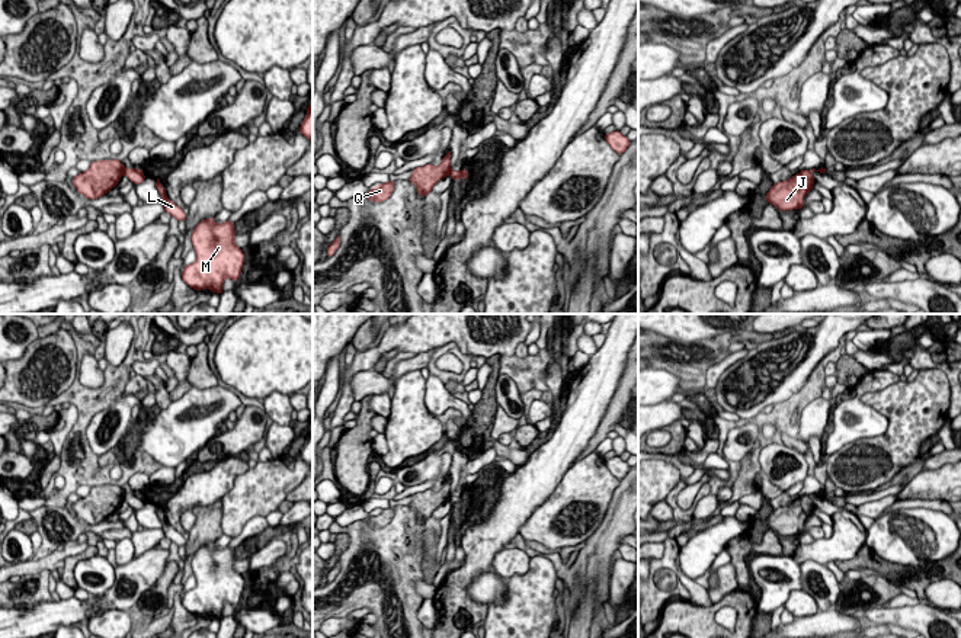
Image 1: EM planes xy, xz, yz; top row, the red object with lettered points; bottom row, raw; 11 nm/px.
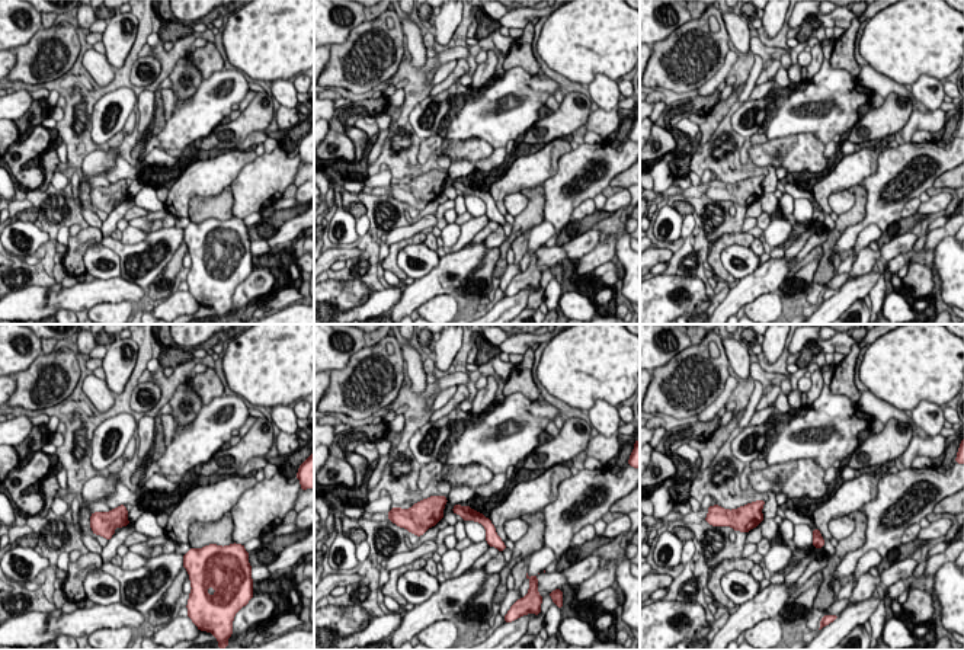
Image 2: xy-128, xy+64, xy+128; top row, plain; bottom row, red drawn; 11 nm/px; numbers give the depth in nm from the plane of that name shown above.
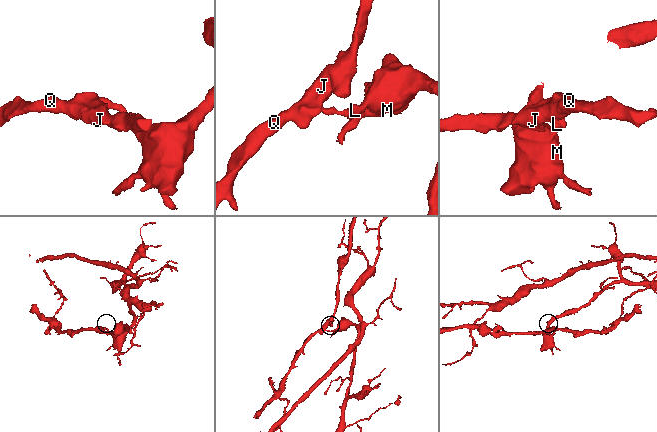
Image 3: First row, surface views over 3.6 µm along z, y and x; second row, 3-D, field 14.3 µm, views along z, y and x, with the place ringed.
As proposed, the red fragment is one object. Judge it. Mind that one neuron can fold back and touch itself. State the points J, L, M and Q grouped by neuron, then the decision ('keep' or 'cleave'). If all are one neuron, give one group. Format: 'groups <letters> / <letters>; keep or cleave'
groups J Q / L M; cleave

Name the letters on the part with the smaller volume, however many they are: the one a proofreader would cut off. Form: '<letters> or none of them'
J, Q

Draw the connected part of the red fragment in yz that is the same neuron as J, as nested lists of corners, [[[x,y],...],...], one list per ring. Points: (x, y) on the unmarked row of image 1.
[[[801,496],[789,506],[775,509],[766,519],[766,528],[771,528],[779,536],[801,535],[804,532],[804,522],[813,514],[816,507],[813,496]]]

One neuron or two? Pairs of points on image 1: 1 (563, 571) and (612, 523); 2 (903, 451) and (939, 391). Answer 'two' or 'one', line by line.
1: one
2: one

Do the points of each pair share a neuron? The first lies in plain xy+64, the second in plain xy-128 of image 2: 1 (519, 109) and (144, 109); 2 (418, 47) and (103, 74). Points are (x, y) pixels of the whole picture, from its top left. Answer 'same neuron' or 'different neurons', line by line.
1: different neurons
2: same neuron

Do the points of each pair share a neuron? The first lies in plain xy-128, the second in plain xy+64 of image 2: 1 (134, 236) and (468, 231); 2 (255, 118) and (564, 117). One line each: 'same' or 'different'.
1: different
2: same

